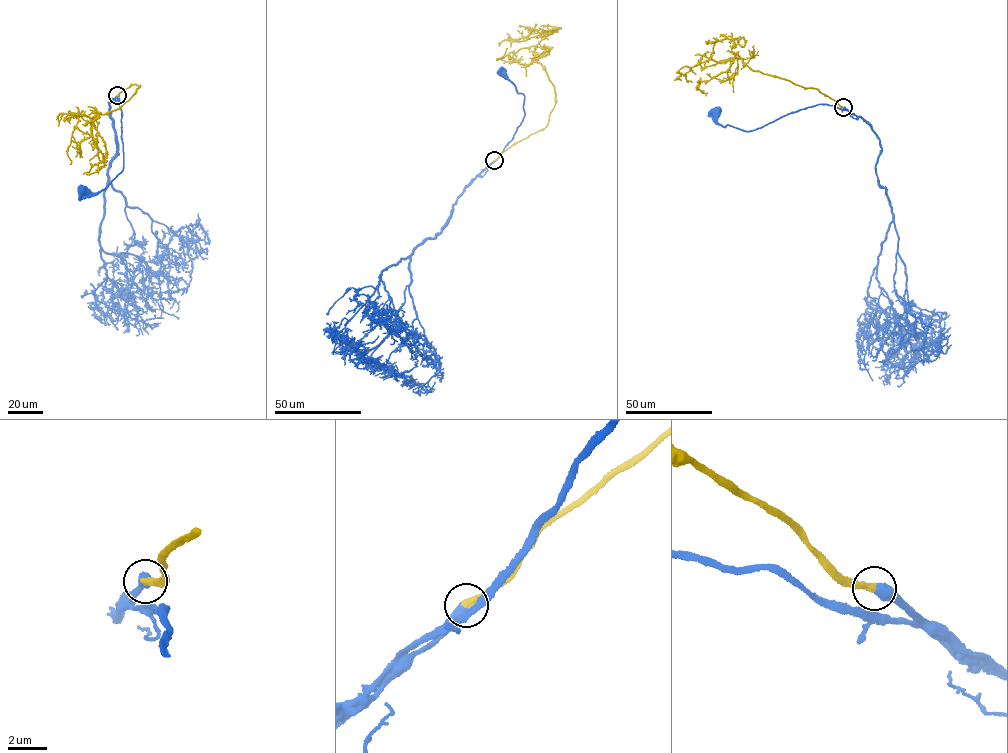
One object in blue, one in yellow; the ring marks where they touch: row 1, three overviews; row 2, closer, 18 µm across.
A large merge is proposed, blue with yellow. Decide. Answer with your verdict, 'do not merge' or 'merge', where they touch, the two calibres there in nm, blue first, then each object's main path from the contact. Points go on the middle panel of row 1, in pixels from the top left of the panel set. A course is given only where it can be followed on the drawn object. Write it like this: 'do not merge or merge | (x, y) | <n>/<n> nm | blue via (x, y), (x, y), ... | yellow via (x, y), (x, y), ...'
merge | (494, 160) | 550/360 nm | blue via (494, 160), (511, 140), (525, 114), (524, 95), (517, 93), (503, 72) | yellow via (494, 160), (513, 144), (545, 128), (555, 103), (554, 85), (533, 54), (546, 32), (531, 32), (499, 44)

